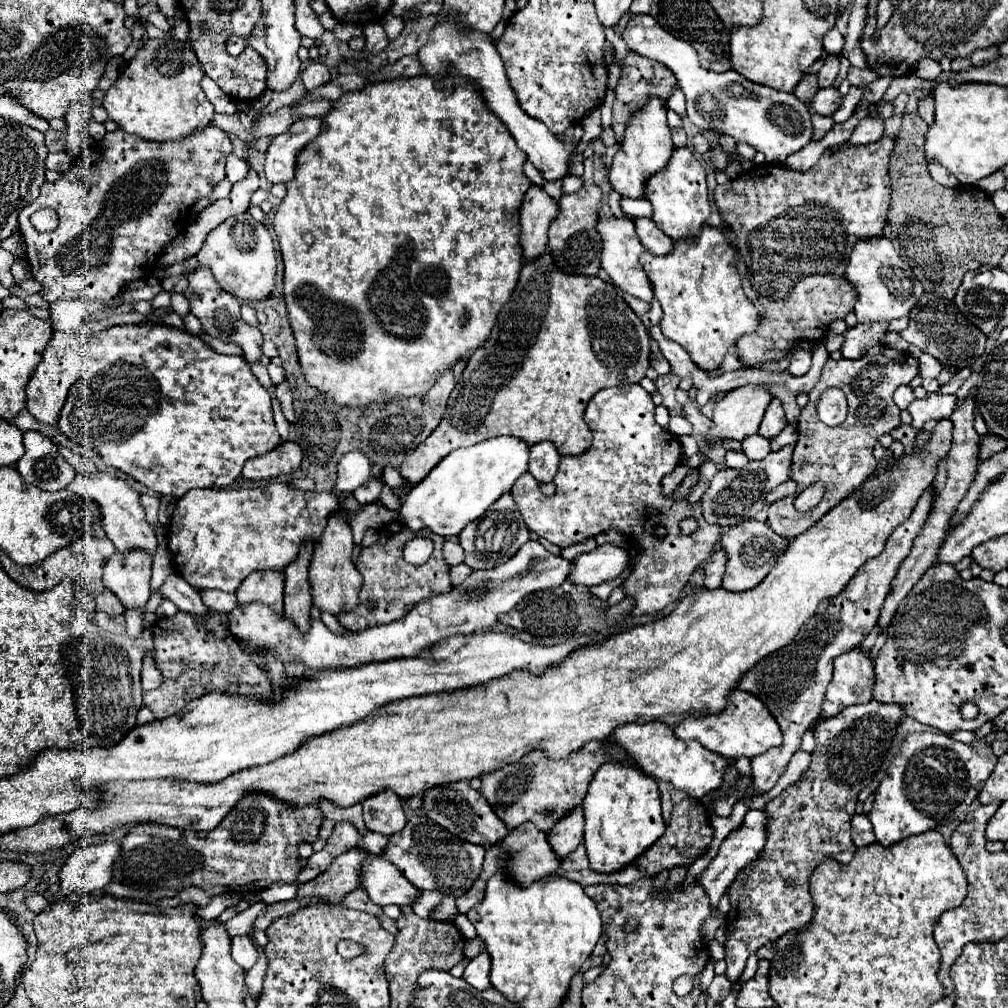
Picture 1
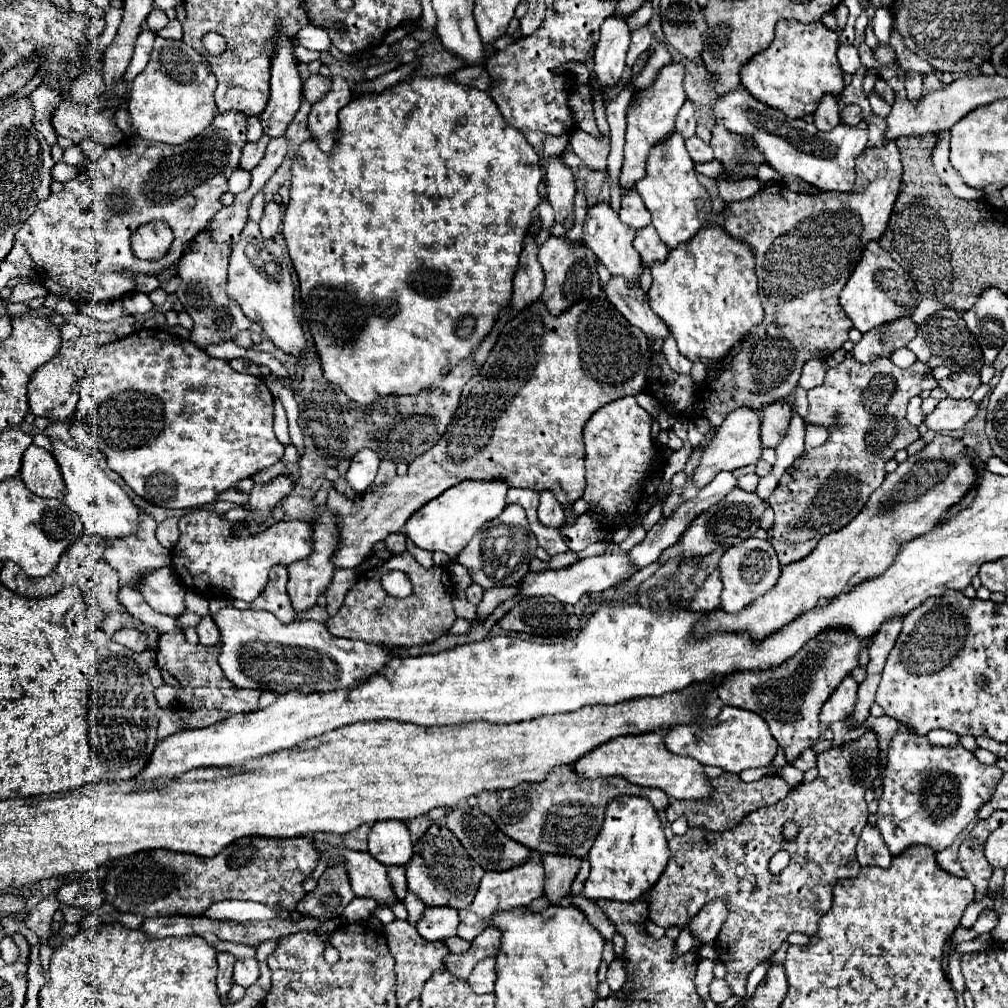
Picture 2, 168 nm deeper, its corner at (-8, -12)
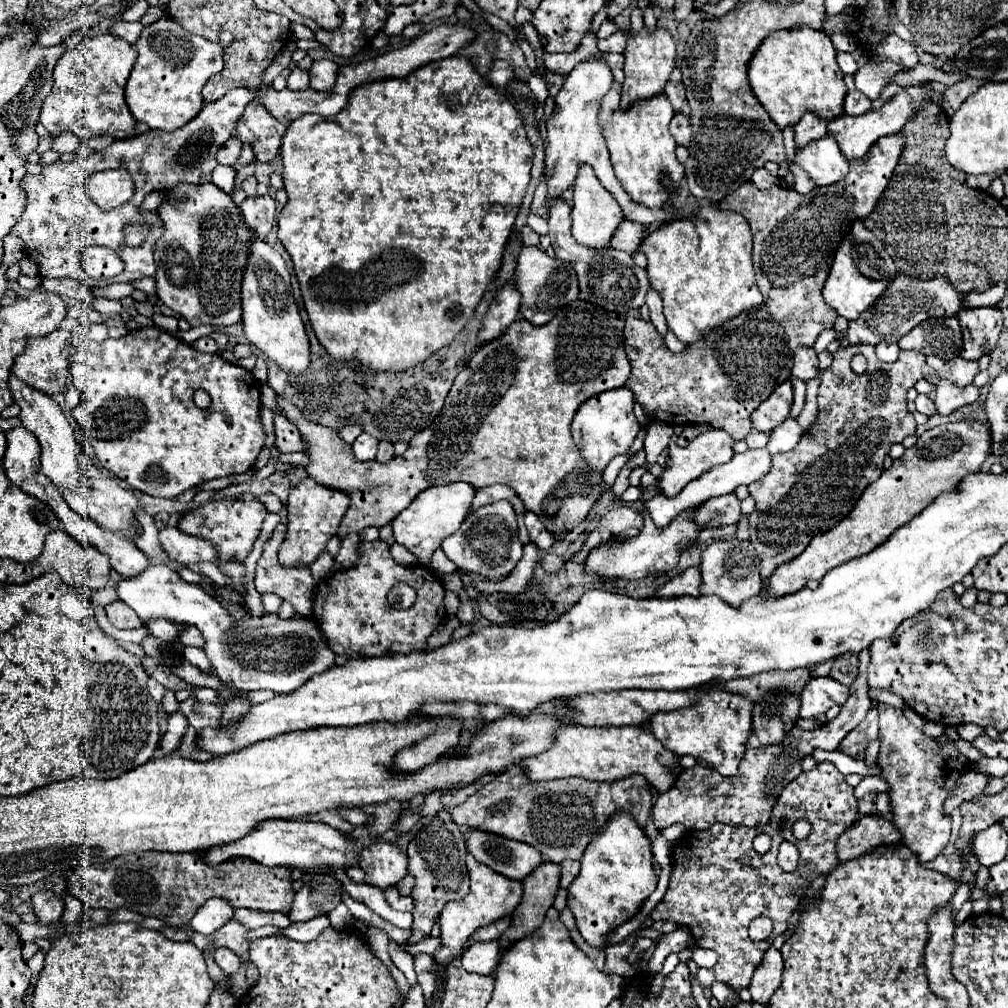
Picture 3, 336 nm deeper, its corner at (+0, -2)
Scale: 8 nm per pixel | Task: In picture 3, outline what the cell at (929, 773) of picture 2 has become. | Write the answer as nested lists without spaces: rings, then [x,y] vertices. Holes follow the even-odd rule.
[[[891,705],[879,707],[879,743],[881,751],[877,757],[879,777],[889,785],[889,805],[893,825],[901,833],[901,841],[917,853],[919,861],[935,859],[949,843],[951,817],[943,813],[945,799],[955,789],[959,777],[967,771],[967,759],[955,747],[947,735],[929,737],[921,729],[913,727],[899,709]]]

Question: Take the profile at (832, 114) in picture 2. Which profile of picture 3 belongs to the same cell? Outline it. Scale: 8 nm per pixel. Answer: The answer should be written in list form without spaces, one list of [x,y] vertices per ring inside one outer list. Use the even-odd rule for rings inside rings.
[[[807,111],[801,121],[795,125],[795,143],[809,143],[811,139],[817,139],[825,135],[827,131],[827,119],[821,119],[817,113]]]

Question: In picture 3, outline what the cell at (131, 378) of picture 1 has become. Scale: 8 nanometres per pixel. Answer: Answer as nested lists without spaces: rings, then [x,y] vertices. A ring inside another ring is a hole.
[[[155,325],[129,331],[121,339],[77,343],[69,371],[81,395],[73,417],[93,445],[99,463],[129,487],[147,495],[173,499],[209,479],[245,473],[265,447],[267,435],[259,419],[261,387],[257,379],[217,353],[201,353]],[[197,389],[205,389],[211,395],[207,409],[199,409],[193,403]]]

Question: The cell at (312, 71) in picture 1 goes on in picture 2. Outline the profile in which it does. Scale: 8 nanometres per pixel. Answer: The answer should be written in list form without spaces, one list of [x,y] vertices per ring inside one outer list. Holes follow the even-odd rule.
[[[309,75],[309,79],[303,81],[303,99],[309,103],[319,101],[329,91],[329,79],[321,75]]]

